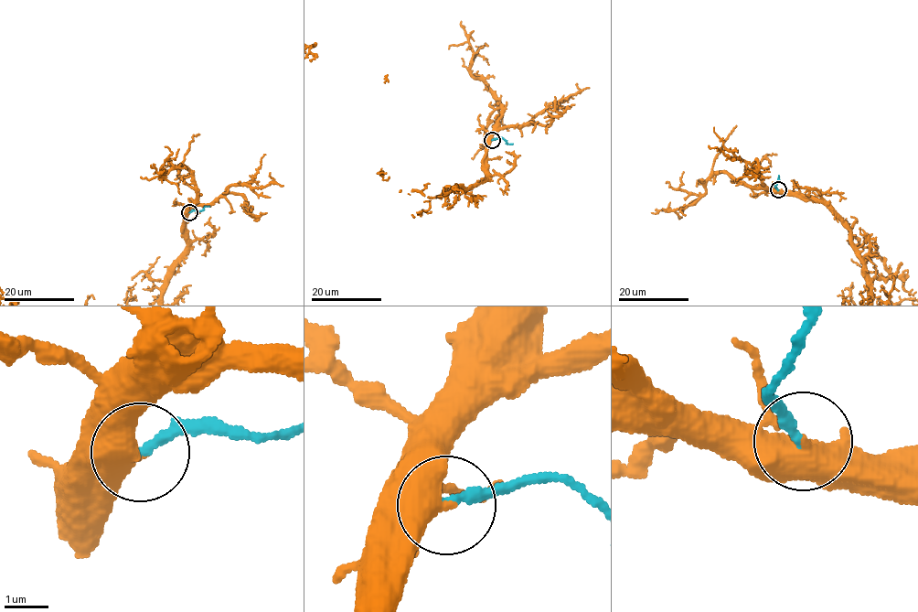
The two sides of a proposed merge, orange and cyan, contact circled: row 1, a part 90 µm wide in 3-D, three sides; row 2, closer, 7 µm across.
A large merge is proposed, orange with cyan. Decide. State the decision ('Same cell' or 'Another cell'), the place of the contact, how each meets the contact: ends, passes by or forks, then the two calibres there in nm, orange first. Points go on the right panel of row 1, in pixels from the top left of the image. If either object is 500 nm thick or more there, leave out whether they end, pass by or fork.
Same cell. Place: (778, 189). Thickness 600 nm (orange) against 240 nm

